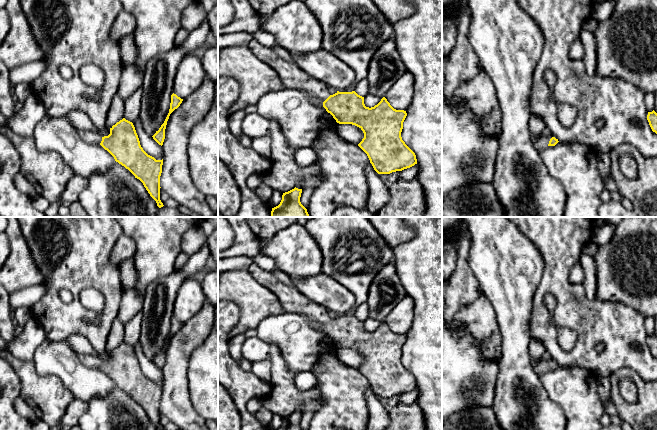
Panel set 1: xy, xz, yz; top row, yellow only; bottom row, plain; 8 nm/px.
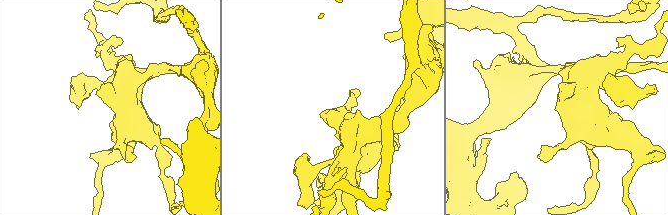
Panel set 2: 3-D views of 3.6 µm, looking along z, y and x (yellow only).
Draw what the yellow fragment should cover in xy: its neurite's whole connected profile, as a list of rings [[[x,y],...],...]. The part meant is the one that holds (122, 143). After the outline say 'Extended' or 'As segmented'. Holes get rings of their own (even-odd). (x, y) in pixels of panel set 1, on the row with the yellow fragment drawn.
[[[123,118],[111,127],[110,134],[104,137],[94,131],[77,131],[85,142],[101,145],[107,150],[116,162],[143,183],[159,208],[164,206],[160,200],[163,159],[156,160],[143,150],[132,122]]]. Extended

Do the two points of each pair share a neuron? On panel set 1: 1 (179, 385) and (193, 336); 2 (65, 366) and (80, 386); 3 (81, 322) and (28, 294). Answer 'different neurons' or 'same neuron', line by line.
1: same neuron
2: same neuron
3: different neurons

